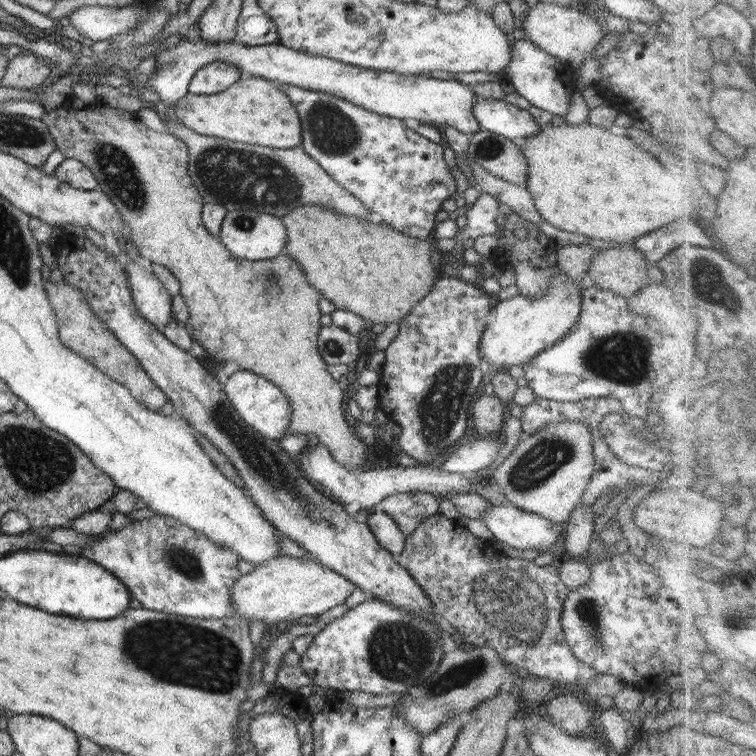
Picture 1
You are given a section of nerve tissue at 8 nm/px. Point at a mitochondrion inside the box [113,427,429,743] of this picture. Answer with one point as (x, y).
(180, 652)

